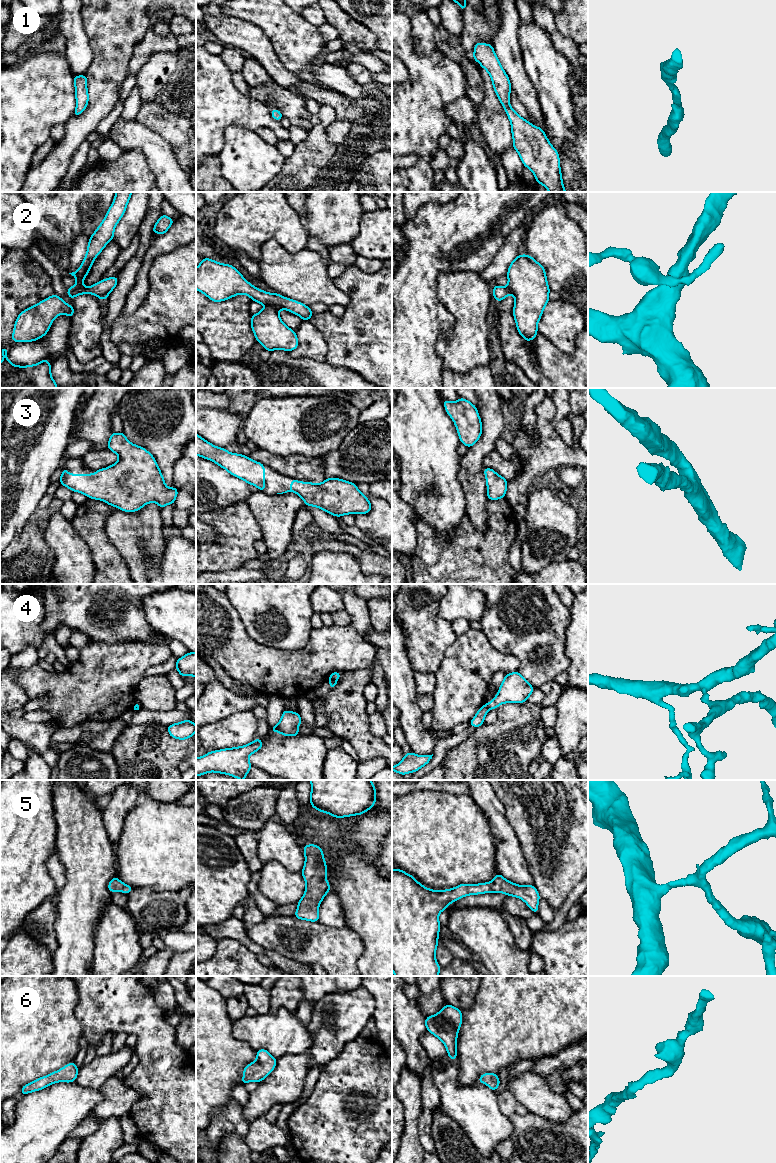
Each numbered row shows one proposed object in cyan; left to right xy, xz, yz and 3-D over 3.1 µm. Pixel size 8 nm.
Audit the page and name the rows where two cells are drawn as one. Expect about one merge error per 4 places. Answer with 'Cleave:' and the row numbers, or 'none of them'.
Cleave: 2, 4

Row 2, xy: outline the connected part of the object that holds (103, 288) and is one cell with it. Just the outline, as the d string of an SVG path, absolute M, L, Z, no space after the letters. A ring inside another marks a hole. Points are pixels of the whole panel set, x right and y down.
M113 276L104 280L99 281L98 283L85 287L81 286L75 291L72 295L72 299L81 294L93 294L101 300L106 300L111 291L116 287L118 282L117 276Z

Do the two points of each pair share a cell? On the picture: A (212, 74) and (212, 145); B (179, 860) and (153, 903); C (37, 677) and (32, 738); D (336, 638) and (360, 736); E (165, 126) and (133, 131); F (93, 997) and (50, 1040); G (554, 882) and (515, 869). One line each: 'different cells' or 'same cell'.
A: same cell
B: different cells
C: different cells
D: different cells
E: different cells
F: different cells
G: different cells

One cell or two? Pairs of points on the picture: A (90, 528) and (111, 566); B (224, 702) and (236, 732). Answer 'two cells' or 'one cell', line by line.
A: one cell
B: two cells

